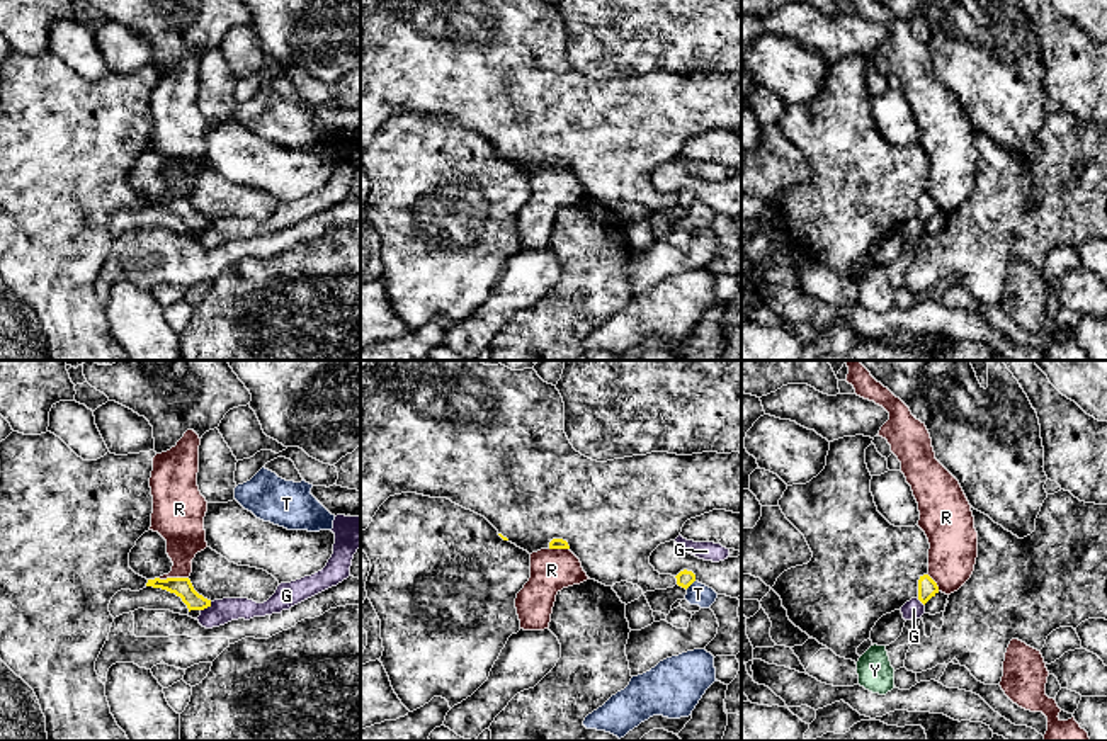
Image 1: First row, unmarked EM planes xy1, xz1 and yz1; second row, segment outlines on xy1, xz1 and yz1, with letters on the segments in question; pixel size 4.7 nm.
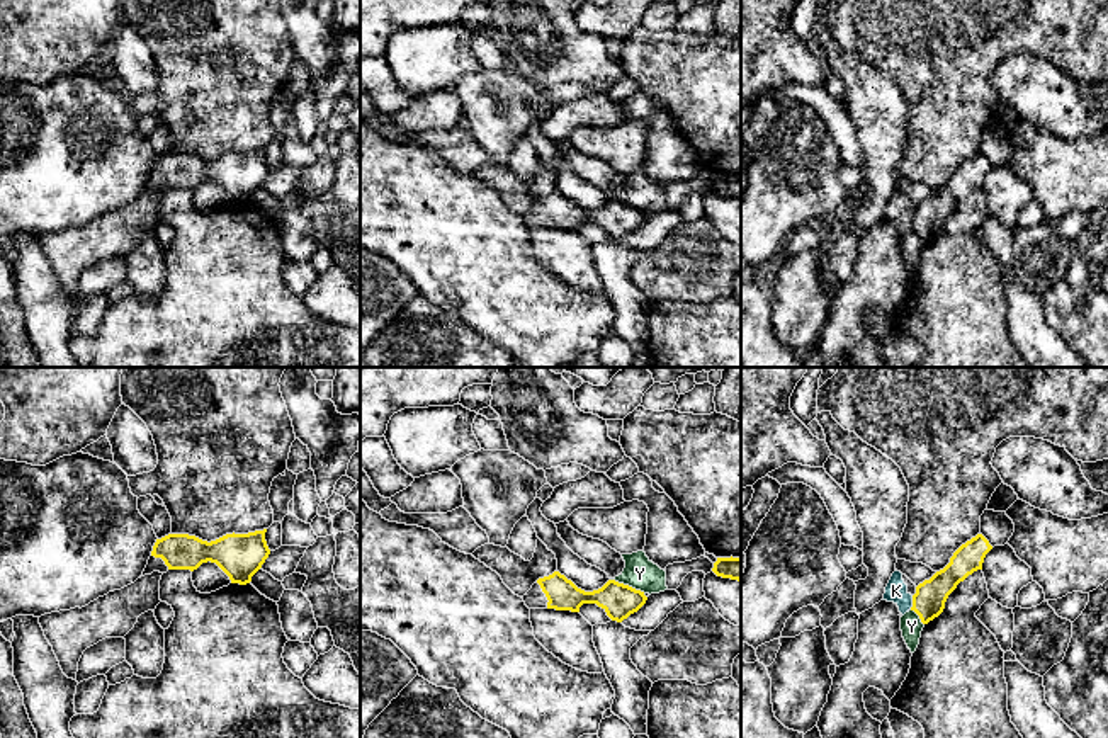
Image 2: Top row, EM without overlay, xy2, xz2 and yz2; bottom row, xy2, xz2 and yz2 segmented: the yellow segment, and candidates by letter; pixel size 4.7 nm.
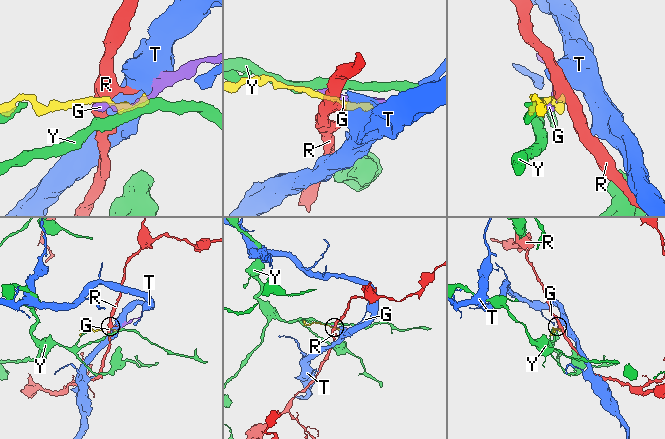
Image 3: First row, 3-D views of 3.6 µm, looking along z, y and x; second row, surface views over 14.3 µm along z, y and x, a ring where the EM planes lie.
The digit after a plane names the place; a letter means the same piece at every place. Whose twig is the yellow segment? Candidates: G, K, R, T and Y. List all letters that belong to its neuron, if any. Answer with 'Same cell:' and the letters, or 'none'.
Same cell: none

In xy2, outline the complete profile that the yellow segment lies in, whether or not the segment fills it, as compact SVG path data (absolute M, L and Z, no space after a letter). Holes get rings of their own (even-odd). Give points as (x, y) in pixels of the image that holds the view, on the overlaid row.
M263 531L226 534L216 541L202 541L189 534L168 534L156 539L141 576L153 571L197 570L202 563L216 563L231 583L246 585L270 554Z

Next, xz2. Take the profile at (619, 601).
M559 571L539 578L522 597L529 609L556 609L579 612L583 604L596 604L612 621L622 622L647 600L644 592L608 580L602 588L585 592Z

